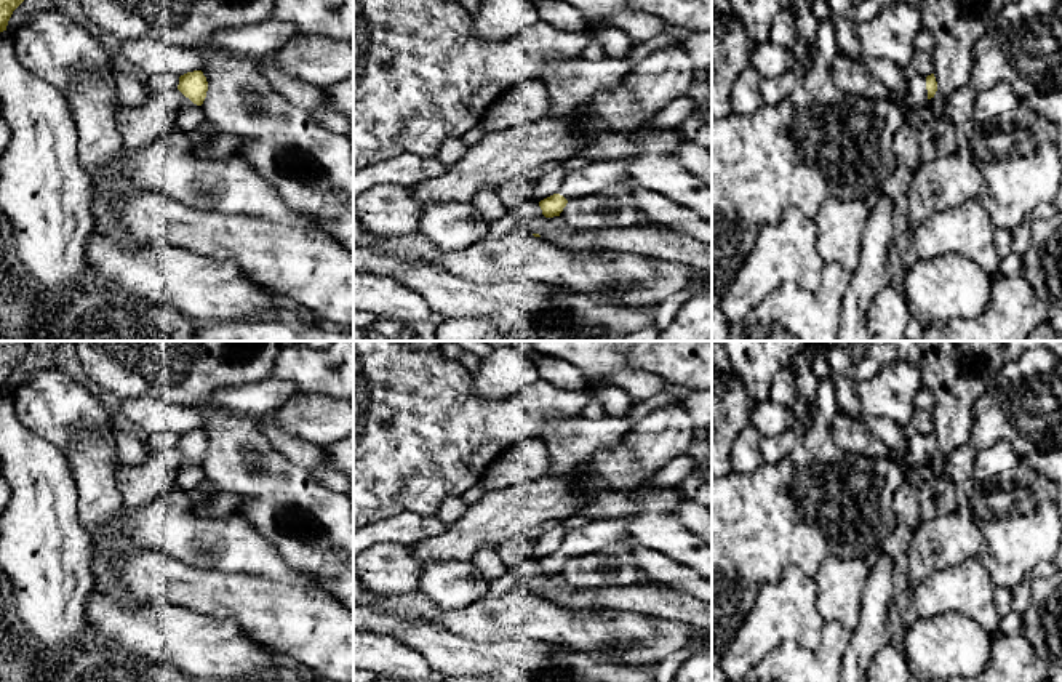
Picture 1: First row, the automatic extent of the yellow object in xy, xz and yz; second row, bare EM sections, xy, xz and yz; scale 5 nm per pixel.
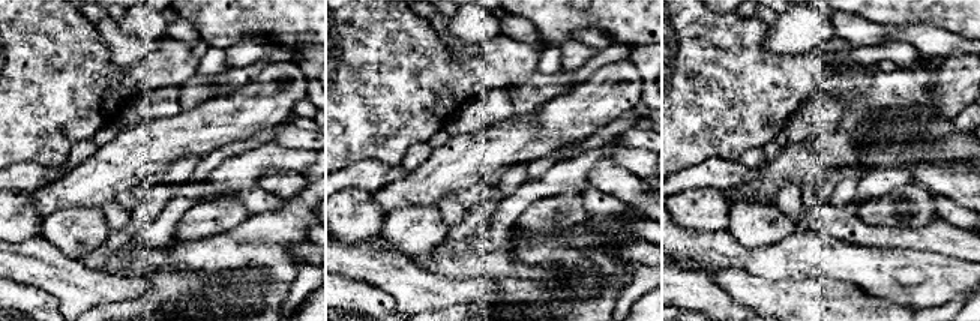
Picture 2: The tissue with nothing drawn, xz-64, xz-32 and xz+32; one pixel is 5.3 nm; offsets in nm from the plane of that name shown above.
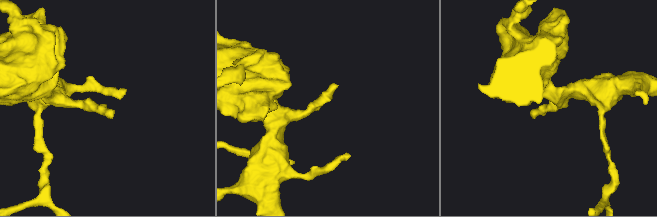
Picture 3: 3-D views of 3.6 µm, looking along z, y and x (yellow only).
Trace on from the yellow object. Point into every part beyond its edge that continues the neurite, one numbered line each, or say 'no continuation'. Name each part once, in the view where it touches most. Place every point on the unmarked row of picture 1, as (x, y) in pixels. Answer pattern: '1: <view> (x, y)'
1: yz (917, 453)

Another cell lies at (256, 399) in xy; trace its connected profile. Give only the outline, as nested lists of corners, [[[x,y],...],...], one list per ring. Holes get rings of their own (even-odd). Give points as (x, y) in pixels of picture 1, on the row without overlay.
[[[270,376],[258,383],[221,389],[214,394],[213,402],[243,416],[259,418],[275,413],[294,394],[297,394],[294,383]]]

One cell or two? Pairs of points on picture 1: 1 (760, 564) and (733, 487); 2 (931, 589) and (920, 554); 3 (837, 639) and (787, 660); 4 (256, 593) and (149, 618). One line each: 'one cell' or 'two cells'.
1: one cell
2: two cells
3: one cell
4: two cells

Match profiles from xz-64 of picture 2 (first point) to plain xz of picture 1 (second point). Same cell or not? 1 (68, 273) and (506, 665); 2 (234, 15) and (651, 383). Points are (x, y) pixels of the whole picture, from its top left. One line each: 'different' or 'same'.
1: same
2: different

